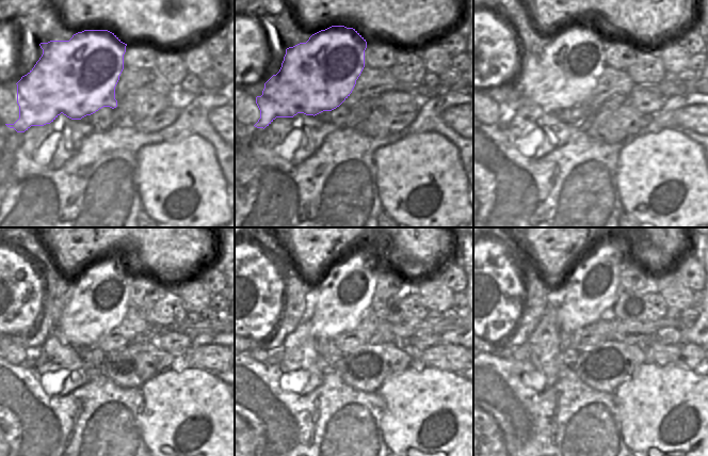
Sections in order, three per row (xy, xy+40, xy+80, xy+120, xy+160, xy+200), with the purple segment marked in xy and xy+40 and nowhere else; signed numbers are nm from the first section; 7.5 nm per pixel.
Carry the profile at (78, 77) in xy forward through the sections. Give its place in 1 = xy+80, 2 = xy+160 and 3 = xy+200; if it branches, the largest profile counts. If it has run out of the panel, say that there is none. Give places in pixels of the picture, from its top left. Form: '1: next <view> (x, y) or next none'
1: next xy+80 (563, 75)
2: next xy+160 (346, 293)
3: next xy+200 (592, 286)

